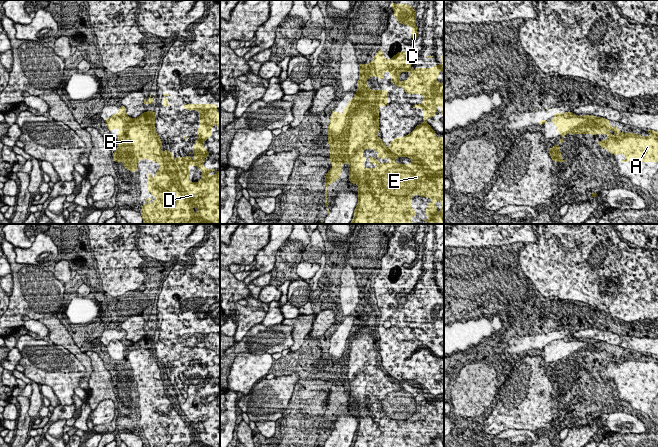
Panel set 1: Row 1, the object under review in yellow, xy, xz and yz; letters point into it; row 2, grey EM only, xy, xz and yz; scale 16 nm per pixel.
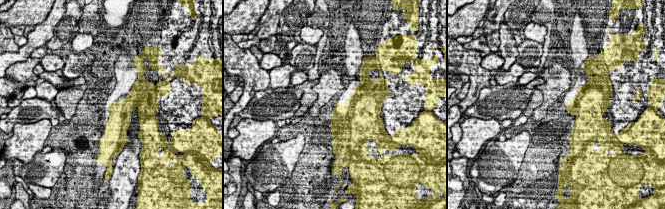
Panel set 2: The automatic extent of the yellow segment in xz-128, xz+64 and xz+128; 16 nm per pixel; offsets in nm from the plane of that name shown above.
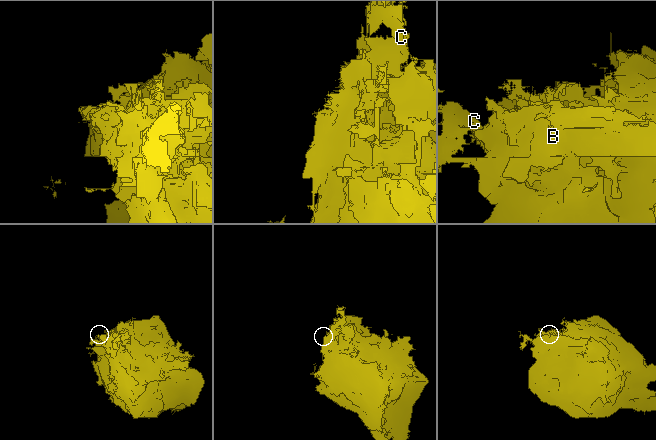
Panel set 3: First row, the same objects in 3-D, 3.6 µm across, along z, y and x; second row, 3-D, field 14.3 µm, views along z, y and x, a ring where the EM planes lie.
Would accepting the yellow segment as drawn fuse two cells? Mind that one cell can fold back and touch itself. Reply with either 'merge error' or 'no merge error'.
no merge error

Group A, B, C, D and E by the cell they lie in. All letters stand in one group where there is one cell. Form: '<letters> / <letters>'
A B C D E

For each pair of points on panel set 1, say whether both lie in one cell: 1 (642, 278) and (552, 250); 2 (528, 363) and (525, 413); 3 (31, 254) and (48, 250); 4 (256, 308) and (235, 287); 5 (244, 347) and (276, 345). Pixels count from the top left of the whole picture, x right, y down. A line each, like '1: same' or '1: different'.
1: same
2: same
3: same
4: same
5: same

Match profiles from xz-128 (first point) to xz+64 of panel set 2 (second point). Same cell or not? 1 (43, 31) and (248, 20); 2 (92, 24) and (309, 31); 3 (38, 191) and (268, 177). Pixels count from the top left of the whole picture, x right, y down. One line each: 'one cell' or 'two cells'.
1: two cells
2: two cells
3: two cells

